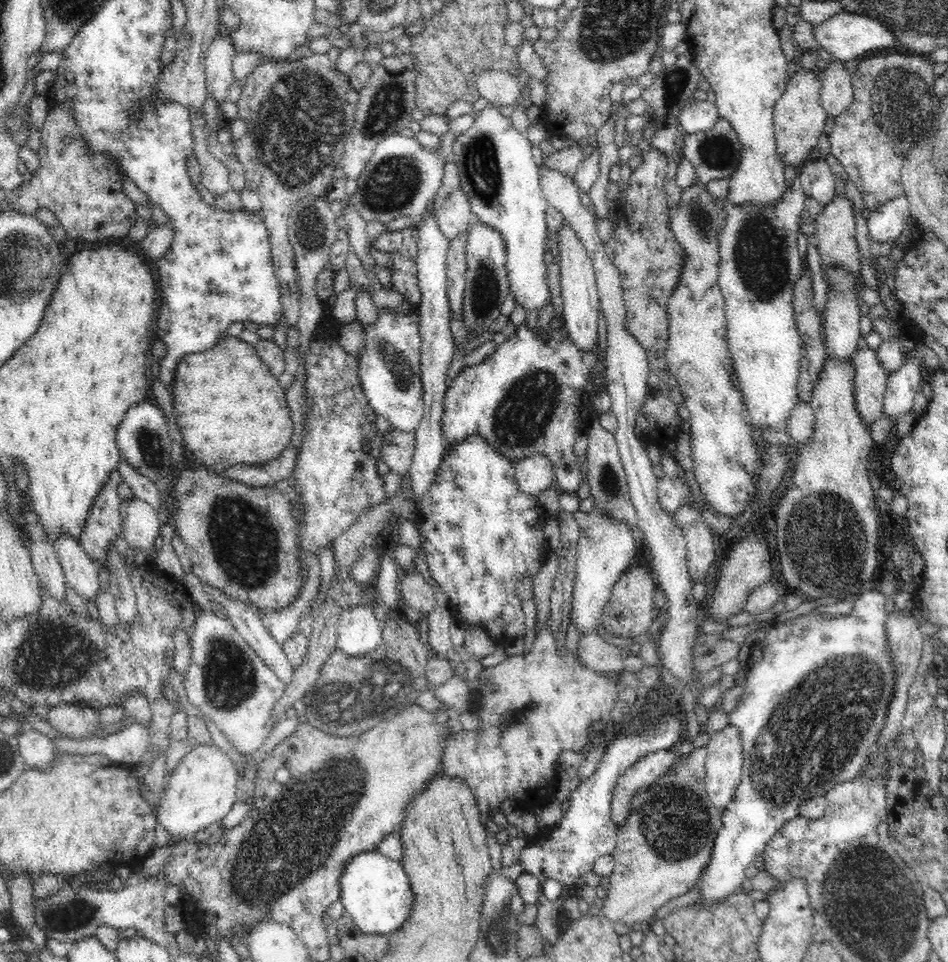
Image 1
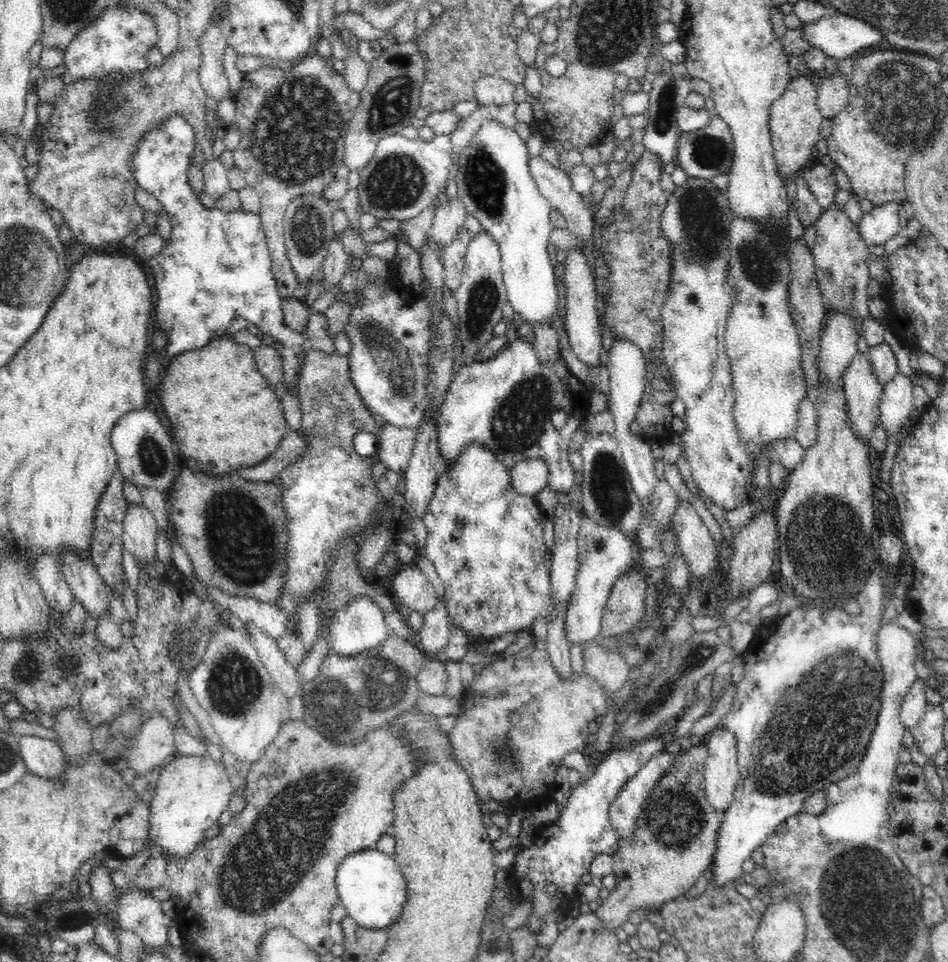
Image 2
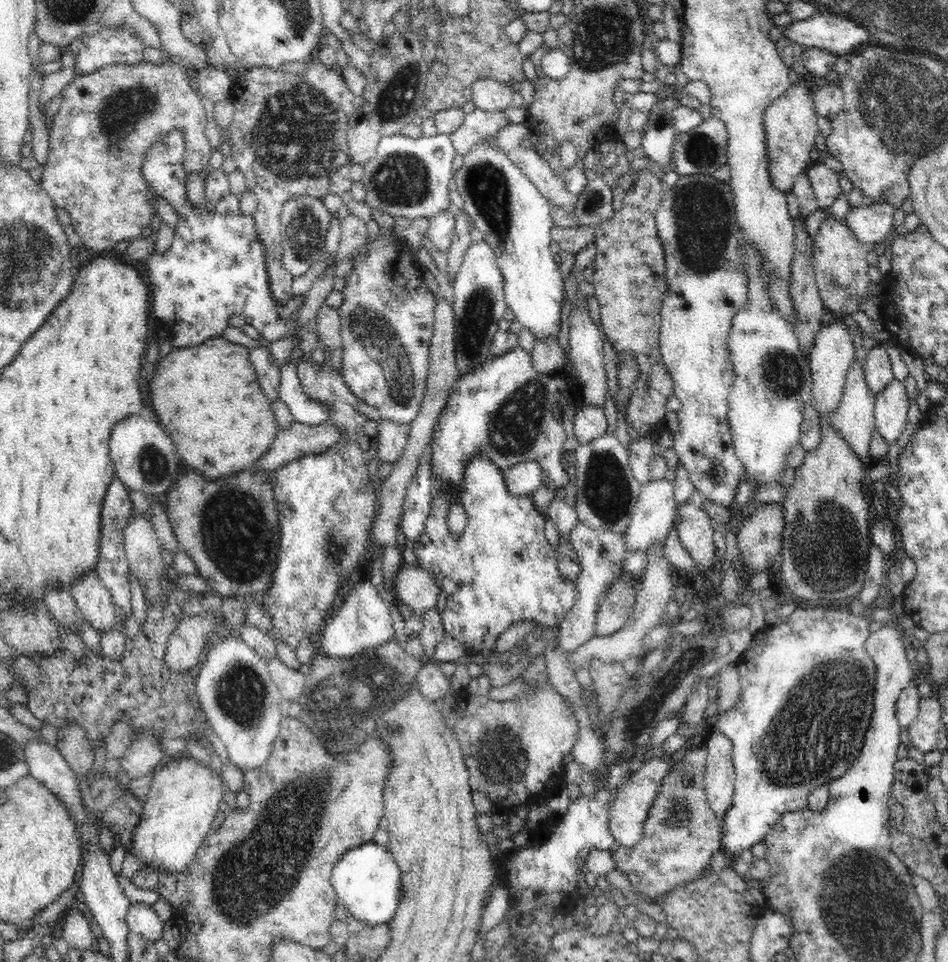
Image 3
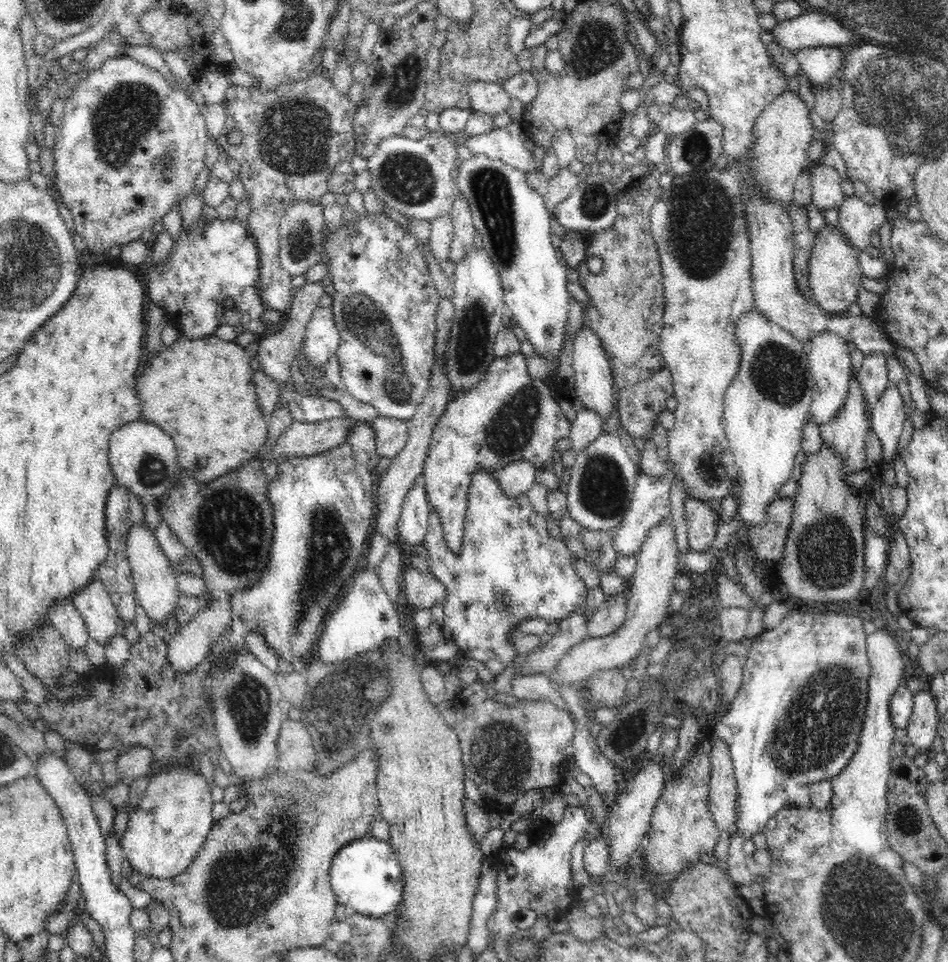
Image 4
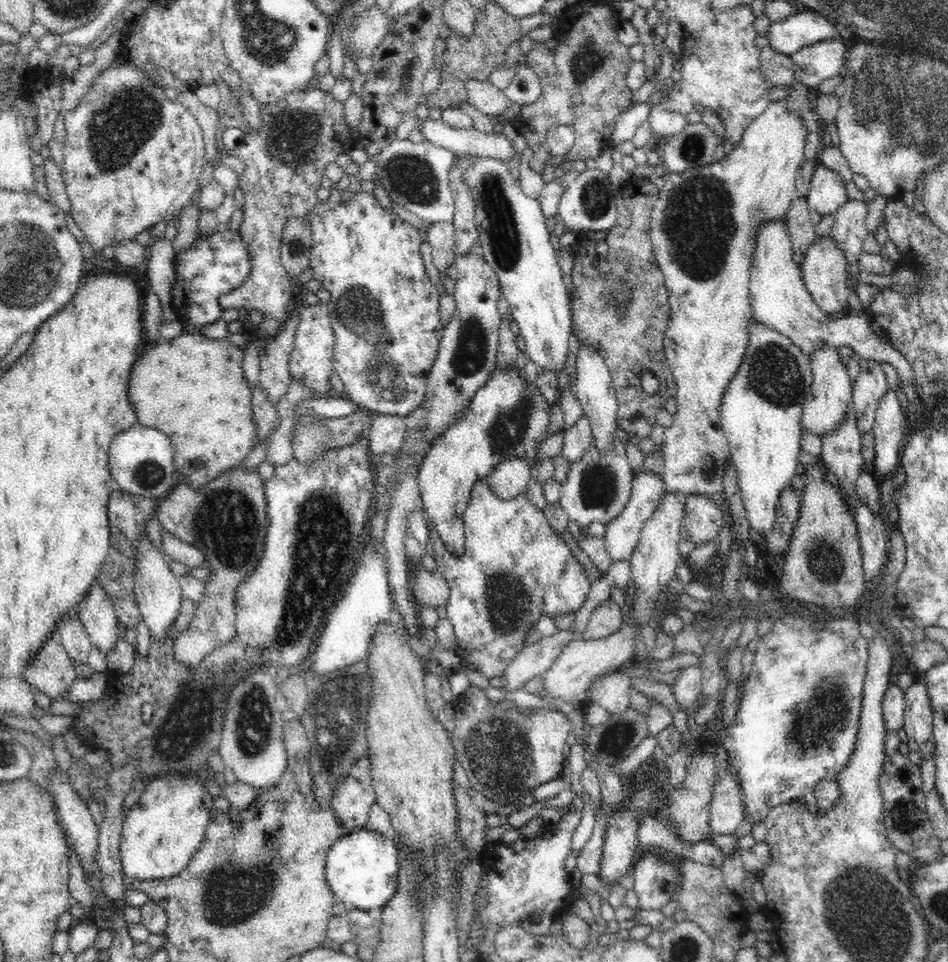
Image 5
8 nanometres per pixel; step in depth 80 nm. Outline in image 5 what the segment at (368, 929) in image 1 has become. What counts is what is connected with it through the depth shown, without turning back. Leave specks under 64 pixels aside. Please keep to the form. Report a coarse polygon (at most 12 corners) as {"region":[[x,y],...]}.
{"region":[[366,826],[327,850],[326,880],[346,911],[394,896],[397,844]]}

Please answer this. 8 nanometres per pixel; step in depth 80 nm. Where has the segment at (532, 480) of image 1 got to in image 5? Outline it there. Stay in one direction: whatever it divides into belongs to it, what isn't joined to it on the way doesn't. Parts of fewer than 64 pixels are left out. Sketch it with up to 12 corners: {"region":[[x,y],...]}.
{"region":[[506,459],[484,479],[498,498],[526,492],[529,462]]}

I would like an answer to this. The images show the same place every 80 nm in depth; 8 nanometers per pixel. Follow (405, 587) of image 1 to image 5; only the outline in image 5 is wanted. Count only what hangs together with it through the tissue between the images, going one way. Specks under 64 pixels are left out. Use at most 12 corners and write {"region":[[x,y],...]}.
{"region":[[412,569],[416,604],[448,603],[450,587],[437,570]]}

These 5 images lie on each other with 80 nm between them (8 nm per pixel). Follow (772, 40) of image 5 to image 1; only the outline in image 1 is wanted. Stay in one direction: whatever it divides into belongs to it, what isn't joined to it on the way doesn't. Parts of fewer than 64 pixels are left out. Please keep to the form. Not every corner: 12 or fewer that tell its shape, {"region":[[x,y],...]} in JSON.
{"region":[[848,11],[814,25],[833,60],[860,60],[898,46],[892,31]]}

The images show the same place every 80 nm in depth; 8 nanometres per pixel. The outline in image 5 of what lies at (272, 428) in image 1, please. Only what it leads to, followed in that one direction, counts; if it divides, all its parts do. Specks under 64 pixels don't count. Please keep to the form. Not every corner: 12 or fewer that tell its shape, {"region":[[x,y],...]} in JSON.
{"region":[[198,331],[130,370],[192,488],[256,445],[243,347]]}

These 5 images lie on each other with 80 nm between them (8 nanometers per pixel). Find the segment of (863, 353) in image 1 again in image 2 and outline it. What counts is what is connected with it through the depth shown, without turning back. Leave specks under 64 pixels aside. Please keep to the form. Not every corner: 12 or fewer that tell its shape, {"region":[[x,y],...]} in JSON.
{"region":[[867,354],[843,374],[850,428],[869,447],[883,386]]}

